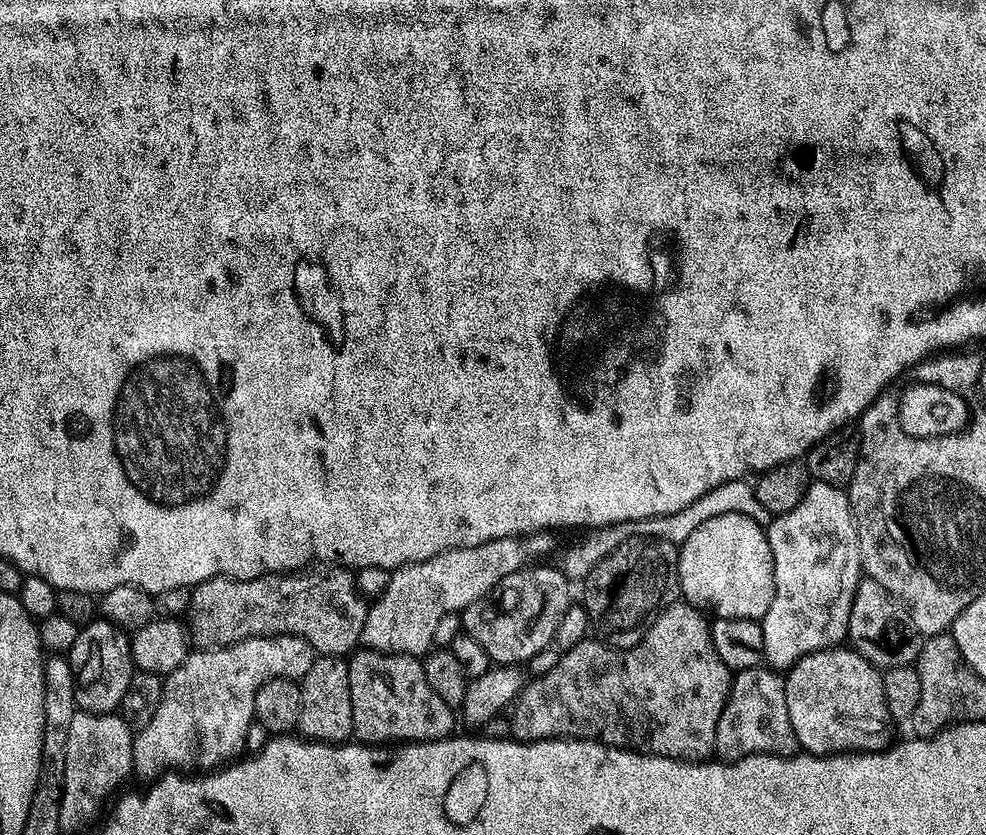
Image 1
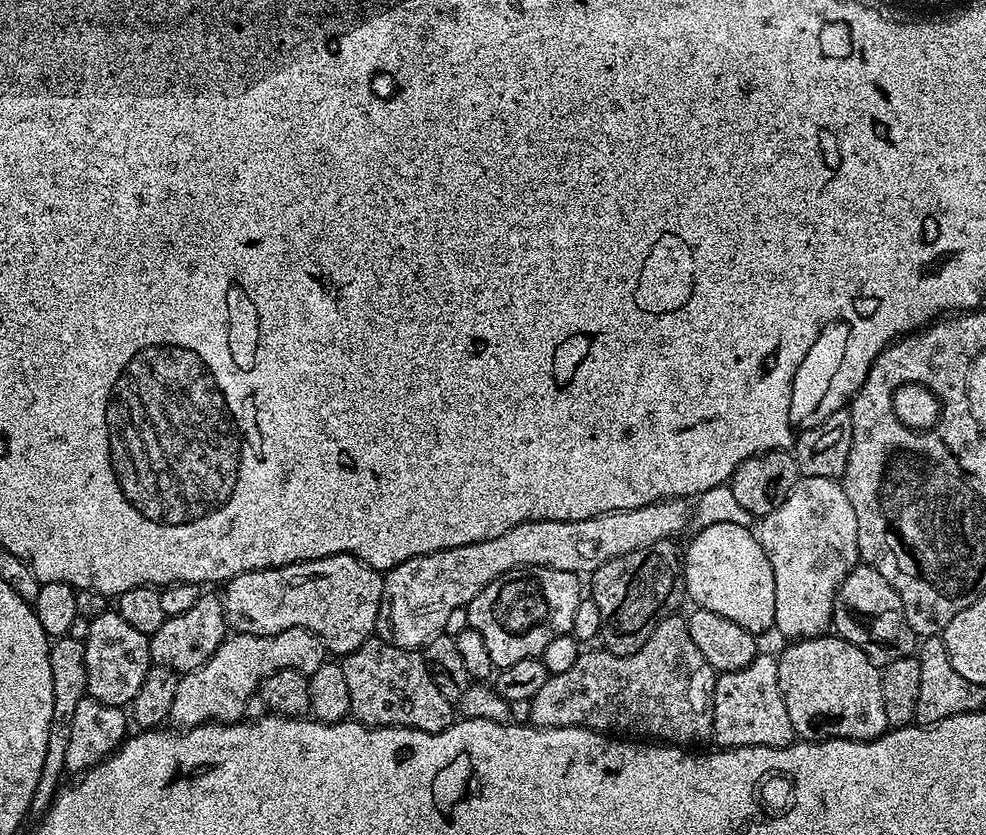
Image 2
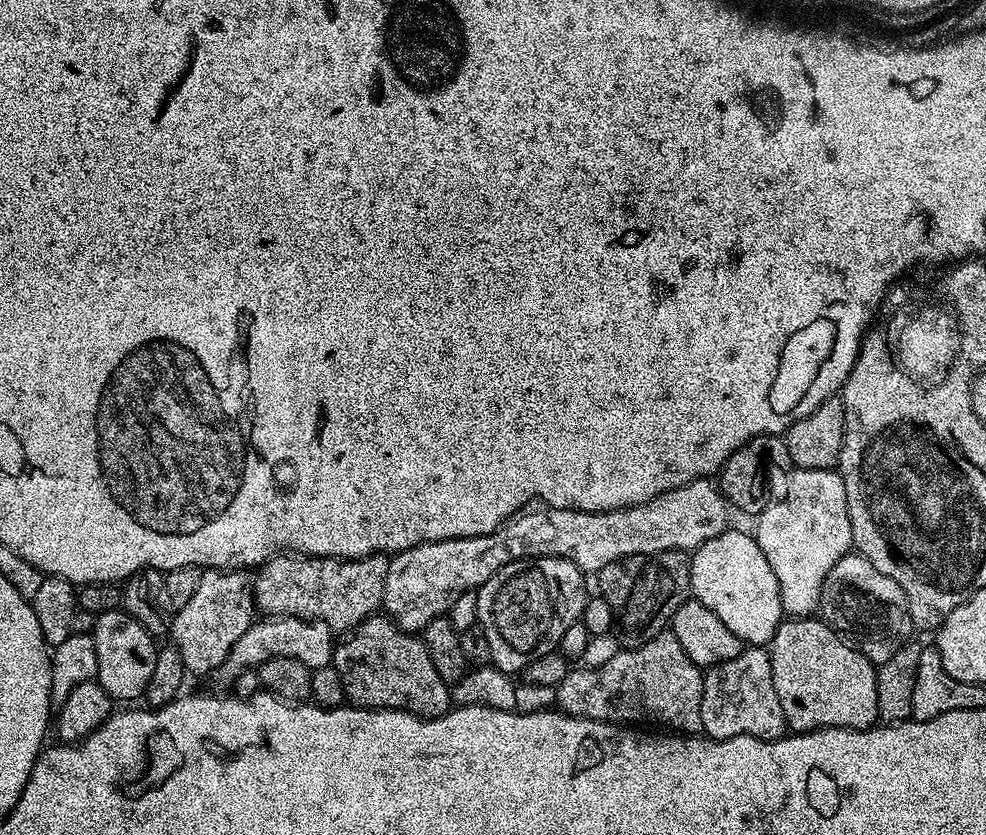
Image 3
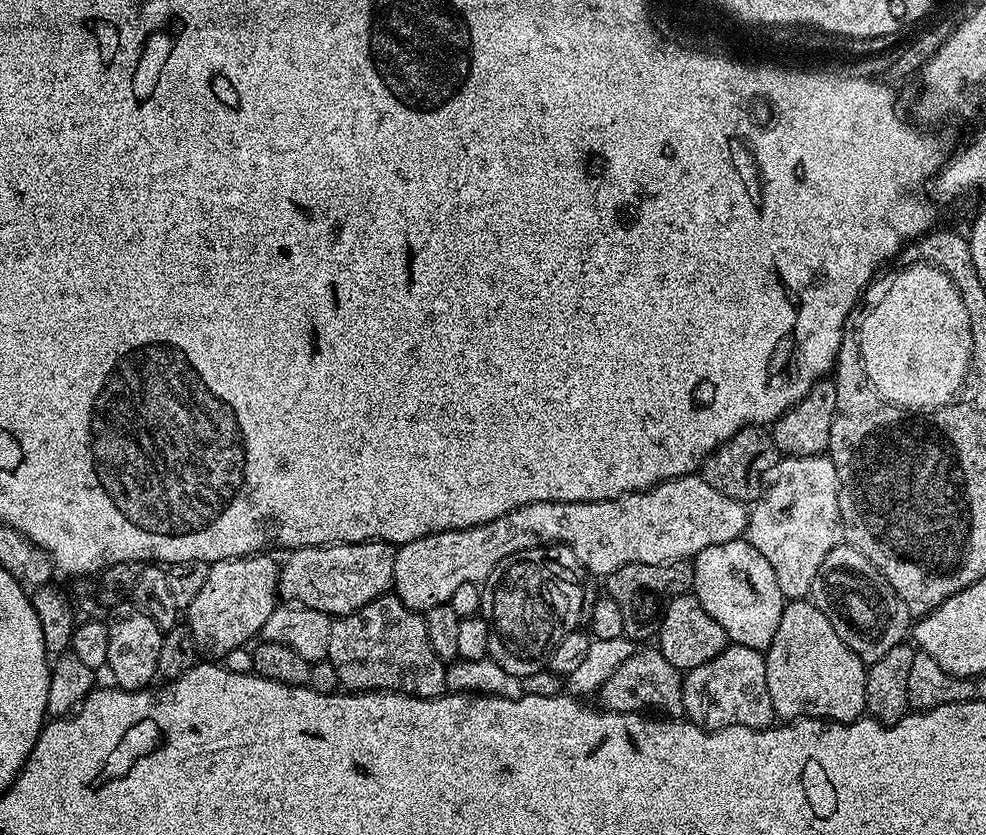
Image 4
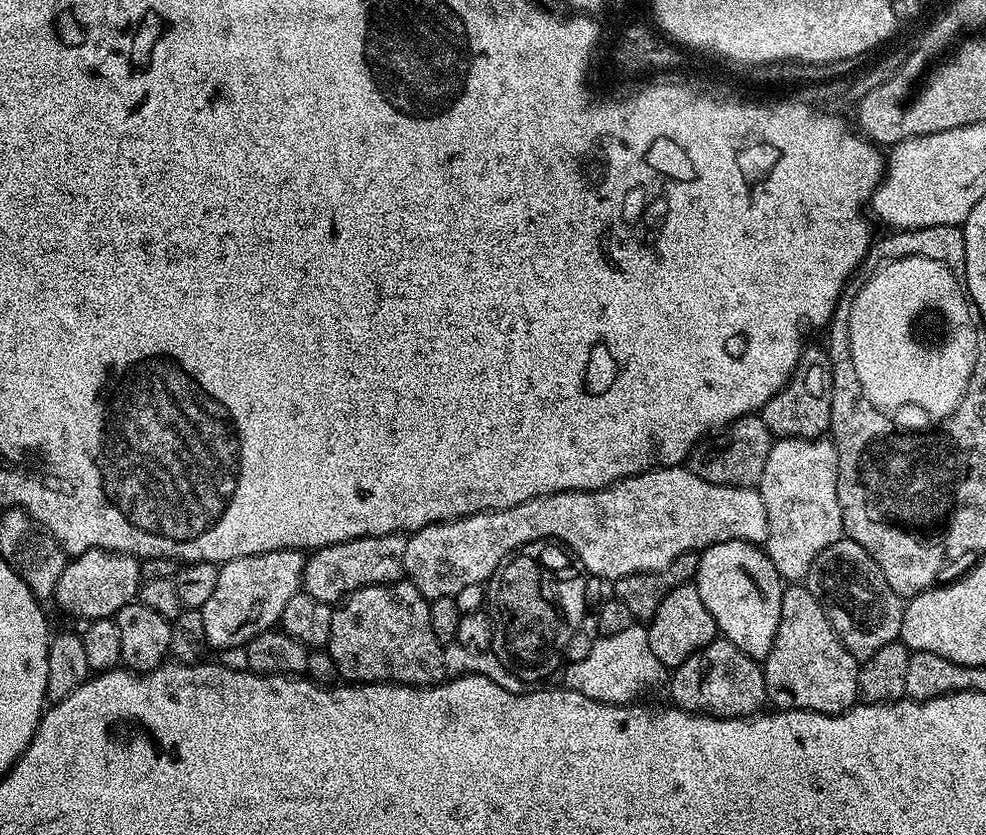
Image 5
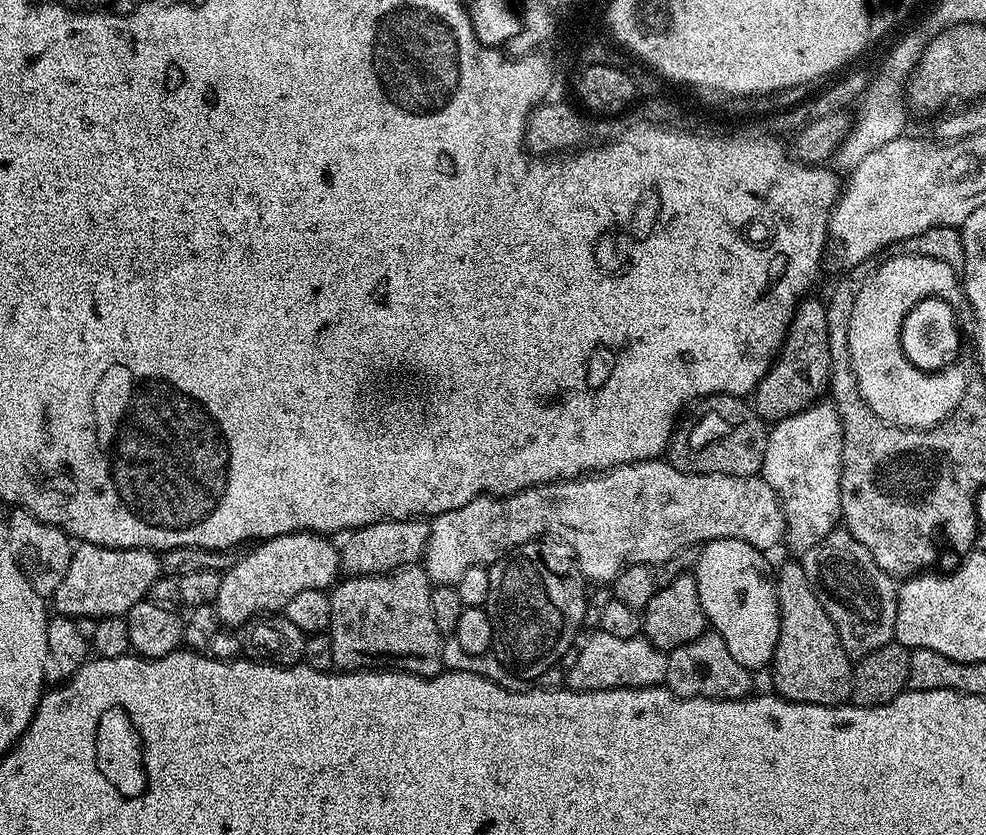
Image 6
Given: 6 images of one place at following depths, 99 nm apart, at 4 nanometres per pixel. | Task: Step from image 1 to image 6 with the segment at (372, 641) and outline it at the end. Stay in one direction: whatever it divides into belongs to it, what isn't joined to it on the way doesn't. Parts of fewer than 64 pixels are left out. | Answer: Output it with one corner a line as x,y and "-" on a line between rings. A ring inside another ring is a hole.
667,459
643,460
633,464
623,464
617,468
609,468
607,472
597,472
595,474
581,474
575,480
555,480
552,484
536,484
532,488
527,488
521,492
516,492
512,496
489,496
482,494
466,506
458,506
454,510
446,510
442,515
435,517
431,521
432,529
428,545
422,557
422,567
424,573
430,577
433,585
450,584
455,586
466,574
466,570
491,566
500,560
510,550
514,550
523,544
530,544
539,541
539,536
557,536
560,540
565,540
572,547
572,552
576,555
575,567
585,581
598,580
594,582
611,582
616,579
619,572
624,571
630,564
665,564
671,556
677,555
689,548
692,544
701,546
709,540
741,540
750,546
761,550
769,550
776,543
785,539
784,530
784,511
780,505
780,499
776,497
776,491
772,489
759,475
754,476
699,476
693,472
683,472
678,470

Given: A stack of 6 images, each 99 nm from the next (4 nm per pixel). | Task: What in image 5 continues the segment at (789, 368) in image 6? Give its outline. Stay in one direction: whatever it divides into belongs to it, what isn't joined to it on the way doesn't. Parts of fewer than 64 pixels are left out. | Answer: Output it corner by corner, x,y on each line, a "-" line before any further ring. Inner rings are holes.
823,347
801,351
792,377
784,383
778,394
771,396
760,409
762,422
773,437
782,440
815,440
823,437
832,427
832,364

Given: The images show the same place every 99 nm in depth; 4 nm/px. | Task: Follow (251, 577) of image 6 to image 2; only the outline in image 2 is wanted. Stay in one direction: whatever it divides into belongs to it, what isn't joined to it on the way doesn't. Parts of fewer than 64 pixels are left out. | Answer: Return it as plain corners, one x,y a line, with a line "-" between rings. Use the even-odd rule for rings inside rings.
201,595
200,601
186,614
169,616
162,622
159,630
151,633
148,641
148,655
152,664
161,664
177,674
193,672
202,666
218,650
229,631
228,621
224,614
224,601
219,595

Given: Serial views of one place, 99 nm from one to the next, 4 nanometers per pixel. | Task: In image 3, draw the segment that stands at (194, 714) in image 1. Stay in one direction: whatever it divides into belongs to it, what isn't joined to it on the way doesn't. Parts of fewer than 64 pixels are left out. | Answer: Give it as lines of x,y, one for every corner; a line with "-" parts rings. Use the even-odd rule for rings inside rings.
297,616
260,618
250,625
242,638
238,638
228,661
224,663
223,671
229,672
229,677
235,678
244,669
255,669
275,656
296,656
313,670
326,668
332,663
332,651
336,645
332,627
324,620
303,620

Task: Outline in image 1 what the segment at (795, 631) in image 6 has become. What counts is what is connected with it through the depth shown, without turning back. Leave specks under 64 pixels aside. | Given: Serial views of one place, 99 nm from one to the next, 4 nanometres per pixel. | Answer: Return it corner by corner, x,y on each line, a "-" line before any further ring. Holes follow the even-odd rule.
837,646
835,648
823,648
820,652
811,652
809,656
802,657
797,664
787,669
784,676
784,689
786,690
786,710
790,710
790,726
794,726
797,745
805,753
814,756
831,756
833,754
851,754
853,752
879,752
893,743
892,727
894,721
890,710
886,706
884,697
884,678
881,669
875,668
865,656
848,646

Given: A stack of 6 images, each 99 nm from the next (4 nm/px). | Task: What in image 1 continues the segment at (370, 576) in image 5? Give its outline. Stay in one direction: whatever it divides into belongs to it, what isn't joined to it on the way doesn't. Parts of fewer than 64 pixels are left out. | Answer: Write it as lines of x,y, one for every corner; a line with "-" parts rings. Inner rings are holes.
308,566
294,572
259,576
253,580
233,580
215,576
191,589
192,603
186,609
186,627
197,649
207,650
255,636
300,636
325,656
347,657
361,643
360,635
368,617
369,601
360,597
351,571
339,566

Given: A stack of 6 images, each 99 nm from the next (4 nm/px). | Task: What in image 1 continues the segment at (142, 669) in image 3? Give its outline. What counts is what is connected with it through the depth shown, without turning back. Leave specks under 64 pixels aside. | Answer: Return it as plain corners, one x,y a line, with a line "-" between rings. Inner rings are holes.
95,618
85,623
77,631
74,646
66,653
76,677
76,707
86,712
112,714
119,709
126,690
132,684
134,665
132,662
132,642
129,633
110,620

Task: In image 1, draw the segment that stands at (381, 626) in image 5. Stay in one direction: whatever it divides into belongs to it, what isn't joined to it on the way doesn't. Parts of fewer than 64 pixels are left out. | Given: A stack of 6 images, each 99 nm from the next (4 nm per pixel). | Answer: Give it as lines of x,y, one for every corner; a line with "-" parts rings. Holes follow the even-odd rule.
356,650
347,657
352,726
357,741
377,746
393,742
442,740
453,735
453,705
426,682
423,663
394,652

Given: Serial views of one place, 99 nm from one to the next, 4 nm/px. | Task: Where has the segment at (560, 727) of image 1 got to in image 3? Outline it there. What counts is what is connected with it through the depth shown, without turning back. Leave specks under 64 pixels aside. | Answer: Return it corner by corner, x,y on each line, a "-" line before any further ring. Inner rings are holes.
665,630
650,642
619,650
604,665
573,667
554,689
555,707
584,720
607,720
621,726
636,722
632,720
653,720
676,734
696,734
702,729
703,685
702,669
686,658
686,650
672,631

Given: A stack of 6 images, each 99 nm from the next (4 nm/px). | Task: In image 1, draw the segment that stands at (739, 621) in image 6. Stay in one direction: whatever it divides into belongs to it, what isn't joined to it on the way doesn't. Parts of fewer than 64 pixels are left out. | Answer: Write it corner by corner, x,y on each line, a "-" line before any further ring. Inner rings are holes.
730,513
721,514
716,518
711,518
708,522
703,522
688,538
679,545
680,557
677,555
674,560
674,576
678,581
678,592
681,592
683,599
691,604
693,608
707,610
716,618
734,618
735,620
758,620
763,621
766,610
774,598
774,561
770,554
770,542
766,528
755,521
754,518
747,517
746,514

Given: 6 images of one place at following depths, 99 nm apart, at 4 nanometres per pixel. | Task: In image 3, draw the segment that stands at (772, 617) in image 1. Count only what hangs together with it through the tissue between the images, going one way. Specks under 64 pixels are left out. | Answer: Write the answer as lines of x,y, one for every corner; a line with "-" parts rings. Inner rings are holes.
789,471
788,489
781,500
773,499
755,521
754,535
766,562
778,578
778,590
785,613
792,618
808,618
820,607
826,576
843,556
853,551
850,514
846,510
846,486
839,471

